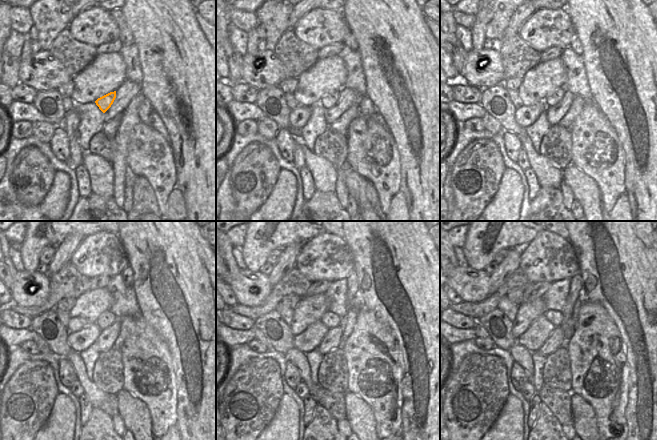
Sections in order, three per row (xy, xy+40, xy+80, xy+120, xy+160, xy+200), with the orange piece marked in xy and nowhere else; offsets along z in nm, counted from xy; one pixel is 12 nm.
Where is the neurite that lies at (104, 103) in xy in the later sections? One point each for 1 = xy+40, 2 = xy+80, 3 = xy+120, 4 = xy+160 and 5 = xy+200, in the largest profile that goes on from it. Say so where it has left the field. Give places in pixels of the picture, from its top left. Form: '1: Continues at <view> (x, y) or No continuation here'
1: Continues at xy+40 (328, 100)
2: Continues at xy+80 (555, 97)
3: Continues at xy+120 (106, 319)
4: Continues at xy+160 (331, 320)
5: Continues at xy+200 (555, 317).

